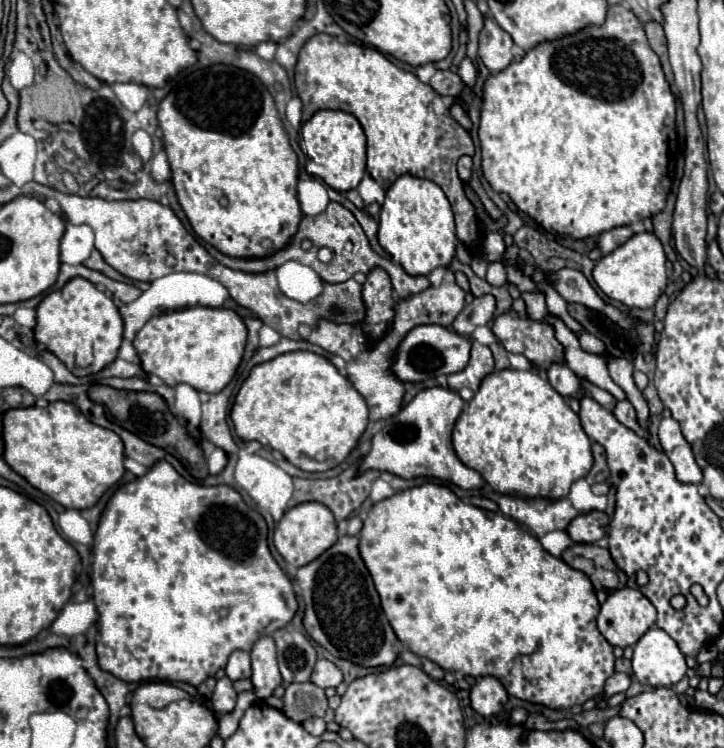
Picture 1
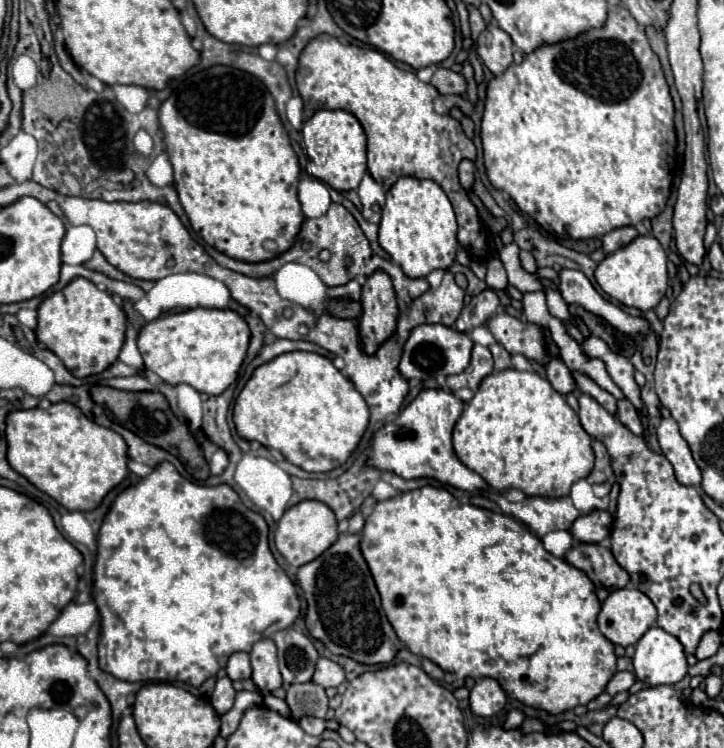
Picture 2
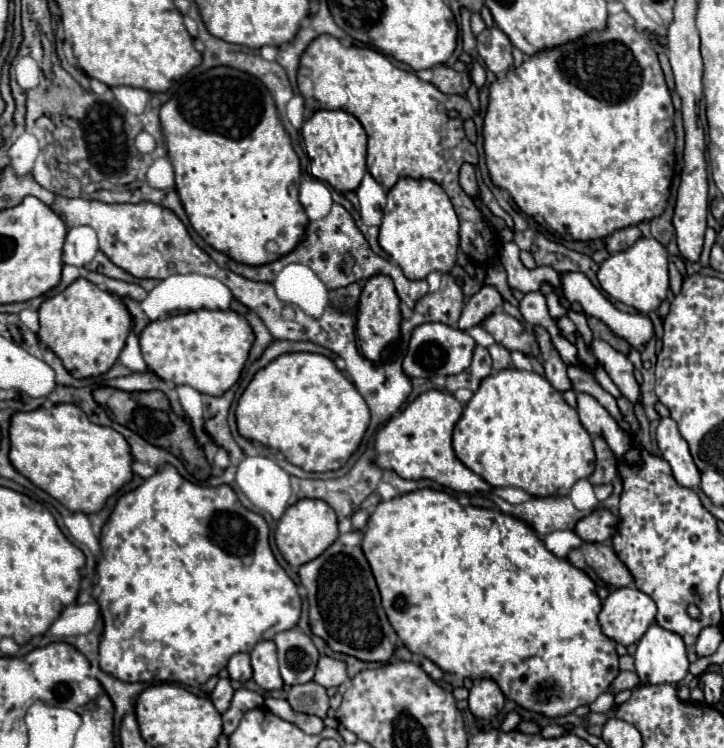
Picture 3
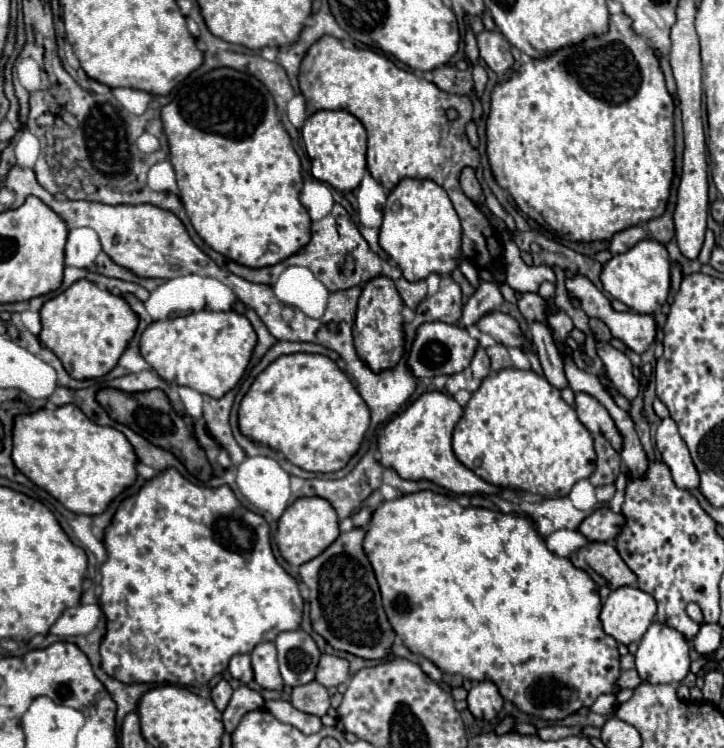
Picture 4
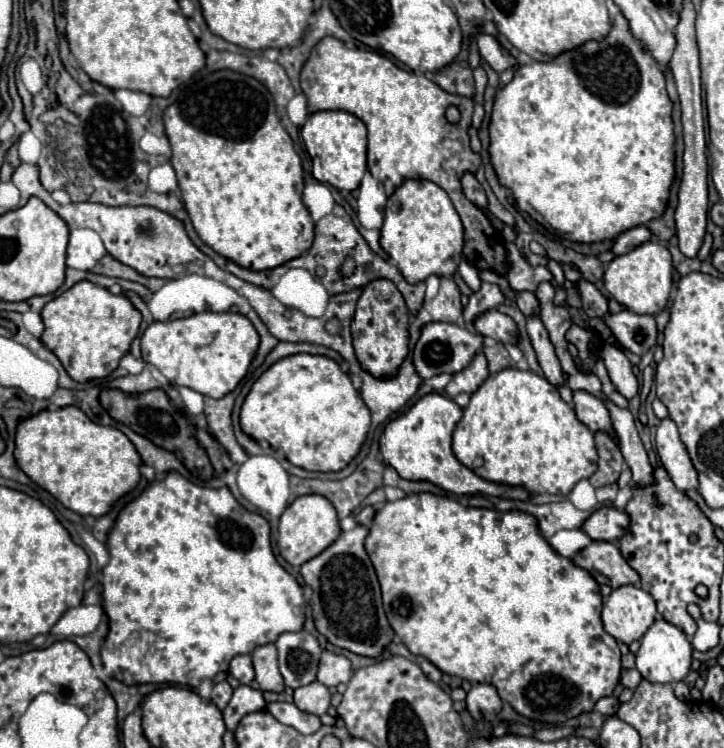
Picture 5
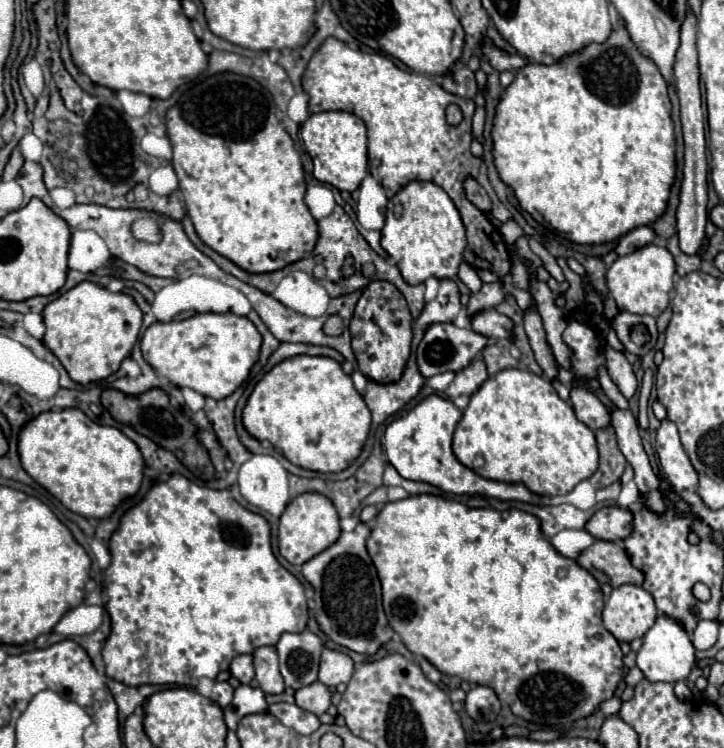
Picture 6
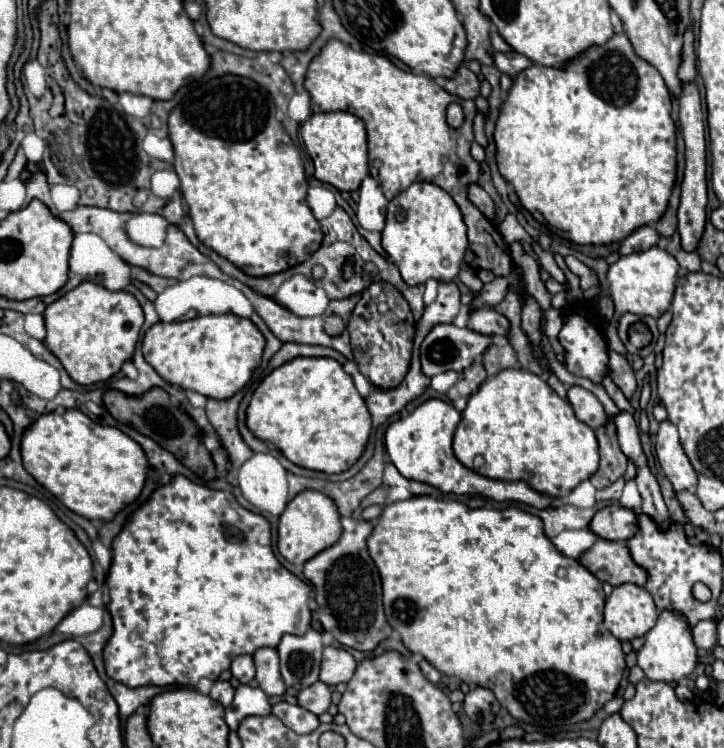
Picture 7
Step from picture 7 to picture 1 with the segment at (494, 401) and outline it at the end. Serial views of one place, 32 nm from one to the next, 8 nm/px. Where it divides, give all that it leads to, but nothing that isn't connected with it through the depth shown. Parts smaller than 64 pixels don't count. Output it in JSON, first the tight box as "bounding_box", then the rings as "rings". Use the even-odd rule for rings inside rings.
{"bounding_box":[452,368,592,498],"rings":[[[506,368],[488,374],[474,398],[464,406],[464,412],[456,420],[452,442],[458,458],[472,470],[476,470],[496,492],[522,494],[524,498],[566,498],[572,482],[584,478],[592,468],[590,438],[580,426],[578,414],[568,406],[548,380],[538,372],[522,372]]]}

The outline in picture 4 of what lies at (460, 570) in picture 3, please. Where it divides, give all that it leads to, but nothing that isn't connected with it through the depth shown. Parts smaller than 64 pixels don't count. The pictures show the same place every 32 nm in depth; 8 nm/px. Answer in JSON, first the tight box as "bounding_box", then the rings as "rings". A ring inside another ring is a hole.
{"bounding_box":[364,490,620,722],"rings":[[[424,490],[416,494],[406,494],[392,502],[384,502],[380,508],[376,508],[364,538],[364,550],[376,572],[382,592],[382,604],[394,632],[402,638],[402,642],[410,652],[422,654],[424,658],[434,662],[442,672],[460,674],[462,678],[468,680],[490,680],[498,686],[500,696],[512,702],[520,712],[552,722],[564,720],[566,716],[576,714],[580,708],[590,708],[600,694],[610,694],[614,690],[616,680],[620,676],[620,652],[616,640],[602,630],[602,622],[600,622],[602,602],[596,582],[584,570],[576,568],[568,558],[560,558],[554,552],[550,552],[544,538],[538,536],[536,526],[528,516],[516,512],[504,514],[486,508],[470,508],[470,506],[464,508],[450,496]]]}

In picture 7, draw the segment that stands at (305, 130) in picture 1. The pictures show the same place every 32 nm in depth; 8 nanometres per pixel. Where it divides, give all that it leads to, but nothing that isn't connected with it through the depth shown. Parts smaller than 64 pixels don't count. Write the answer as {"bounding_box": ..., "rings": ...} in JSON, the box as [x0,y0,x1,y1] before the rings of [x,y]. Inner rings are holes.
{"bounding_box":[300,112,368,190],"rings":[[[320,112],[312,114],[302,126],[300,136],[311,158],[320,182],[326,182],[338,190],[358,190],[360,182],[368,174],[368,150],[366,150],[366,128],[364,122],[350,112]]]}

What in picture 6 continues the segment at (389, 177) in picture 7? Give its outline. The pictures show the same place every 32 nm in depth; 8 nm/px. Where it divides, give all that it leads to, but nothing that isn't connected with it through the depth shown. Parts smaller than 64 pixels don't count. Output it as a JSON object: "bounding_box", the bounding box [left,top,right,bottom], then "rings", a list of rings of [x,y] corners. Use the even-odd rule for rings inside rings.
{"bounding_box":[304,38,512,278],"rings":[[[328,38],[312,56],[304,80],[304,90],[310,96],[310,112],[344,110],[352,112],[366,122],[368,166],[370,174],[384,186],[386,198],[392,198],[412,180],[428,180],[444,188],[460,210],[466,226],[468,246],[464,252],[466,262],[476,270],[492,270],[500,278],[510,274],[512,260],[506,242],[498,236],[494,242],[494,226],[490,220],[466,198],[464,180],[478,176],[480,160],[472,156],[472,116],[476,110],[474,100],[464,100],[446,92],[440,84],[424,74],[400,70],[384,54],[368,54],[352,50],[336,38]],[[458,104],[464,120],[460,126],[446,122],[446,106]]]}

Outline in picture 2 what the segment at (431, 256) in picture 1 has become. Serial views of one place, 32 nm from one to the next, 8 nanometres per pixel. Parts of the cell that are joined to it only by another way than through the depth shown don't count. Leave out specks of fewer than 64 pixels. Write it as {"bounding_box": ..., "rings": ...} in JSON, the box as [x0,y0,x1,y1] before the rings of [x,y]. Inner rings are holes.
{"bounding_box":[378,176,458,278],"rings":[[[404,176],[386,194],[378,242],[408,278],[426,278],[432,270],[448,270],[458,248],[458,222],[444,190],[434,180]]]}

